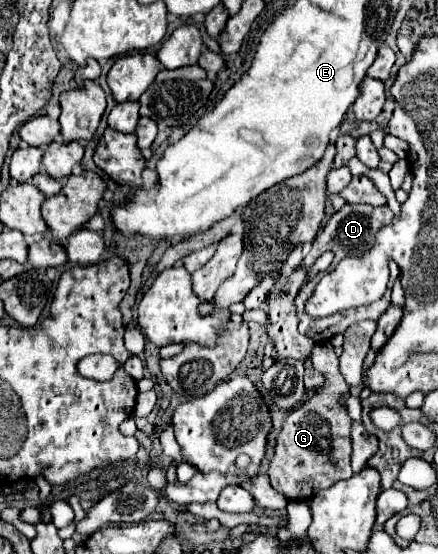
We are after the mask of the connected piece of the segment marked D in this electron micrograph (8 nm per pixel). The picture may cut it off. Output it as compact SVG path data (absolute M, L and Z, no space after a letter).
M345 204L339 212L335 212L325 228L321 230L321 234L317 236L313 248L325 248L331 250L335 254L333 262L341 262L347 256L361 256L365 254L365 250L369 250L375 244L375 236L381 228L385 228L387 224L391 224L393 220L393 212L389 210L389 206L369 206L369 204Z

